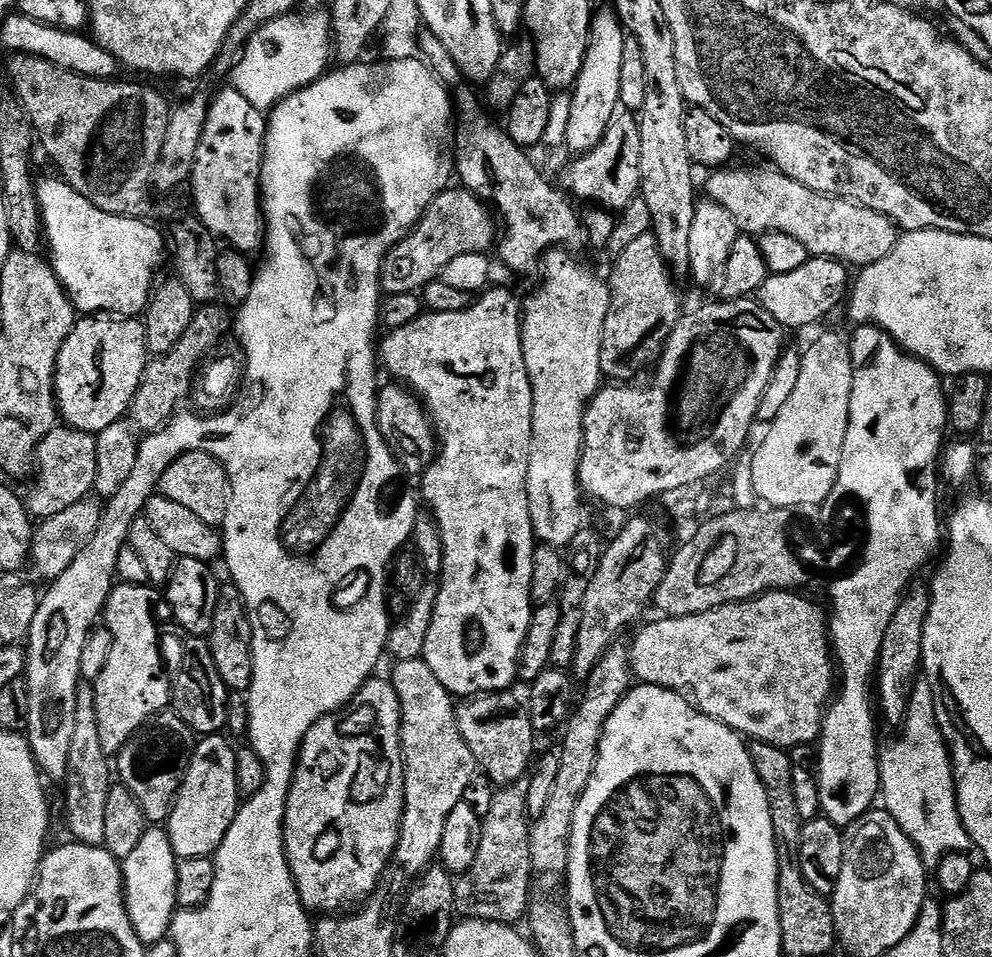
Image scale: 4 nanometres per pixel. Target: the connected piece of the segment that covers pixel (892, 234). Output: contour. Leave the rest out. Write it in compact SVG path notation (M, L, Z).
M724 166L713 171L709 175L712 177L705 184L703 181L702 192L707 199L730 212L741 233L781 232L782 234L790 234L790 238L798 238L798 242L802 242L802 246L806 246L806 250L812 256L828 256L831 260L838 260L845 266L856 264L857 269L878 262L878 258L886 258L886 254L890 254L890 250L894 250L898 239L898 228L889 216L878 214L866 206L854 203L852 200L824 196L820 192L802 186L802 182L794 182L789 176L783 176L781 172L775 170L759 172L756 168L732 167Z

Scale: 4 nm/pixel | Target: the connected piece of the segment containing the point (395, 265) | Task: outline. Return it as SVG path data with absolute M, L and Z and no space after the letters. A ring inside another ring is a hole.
M460 186L454 188L447 188L441 193L437 193L419 223L388 252L387 258L384 259L380 268L381 291L385 295L417 293L432 280L437 279L440 271L451 259L463 254L487 253L488 248L495 245L496 229L494 230L494 226L496 227L496 222L489 207L468 189Z

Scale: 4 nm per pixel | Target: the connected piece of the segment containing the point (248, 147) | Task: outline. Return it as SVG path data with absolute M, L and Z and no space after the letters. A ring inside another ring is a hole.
M225 86L217 96L211 97L208 106L208 117L206 118L206 126L202 130L202 138L198 142L198 154L194 158L194 166L192 167L192 178L190 181L190 189L192 188L192 200L196 203L194 208L195 215L199 216L201 222L212 231L212 235L217 241L224 240L229 249L242 252L245 254L253 254L252 252L261 251L262 245L266 240L266 225L264 222L264 213L262 211L262 197L260 194L260 171L264 165L264 133L266 131L266 116L263 111L254 106L250 106L250 102L246 102L246 98L242 98L242 94L238 94L238 90L231 86Z

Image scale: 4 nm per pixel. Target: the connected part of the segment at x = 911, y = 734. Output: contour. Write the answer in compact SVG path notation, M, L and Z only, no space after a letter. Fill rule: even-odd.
M913 691L902 731L900 741L880 762L882 808L892 815L898 826L902 826L910 842L914 842L924 867L934 870L948 853L968 854L973 851L974 845L960 817L952 756L940 732L938 711L932 705L930 693Z

